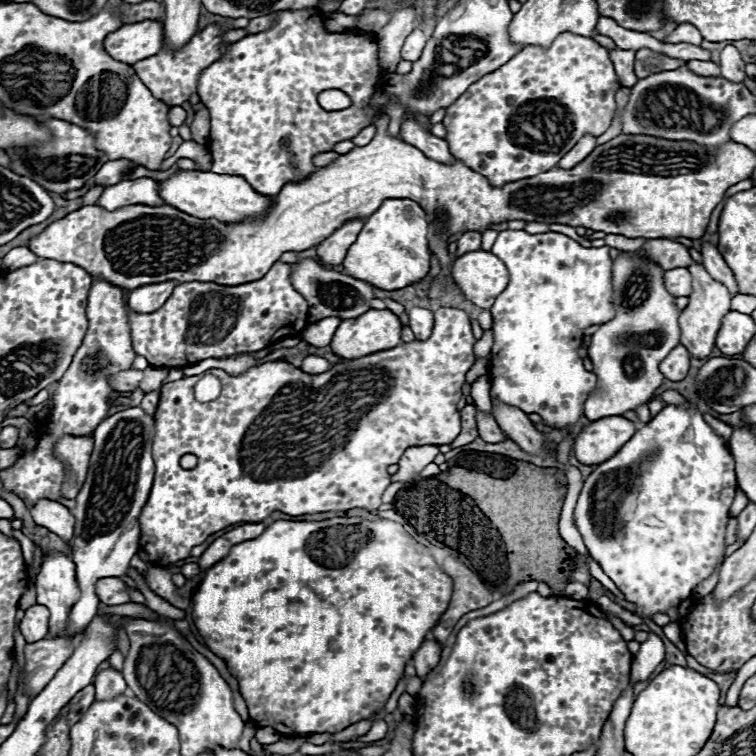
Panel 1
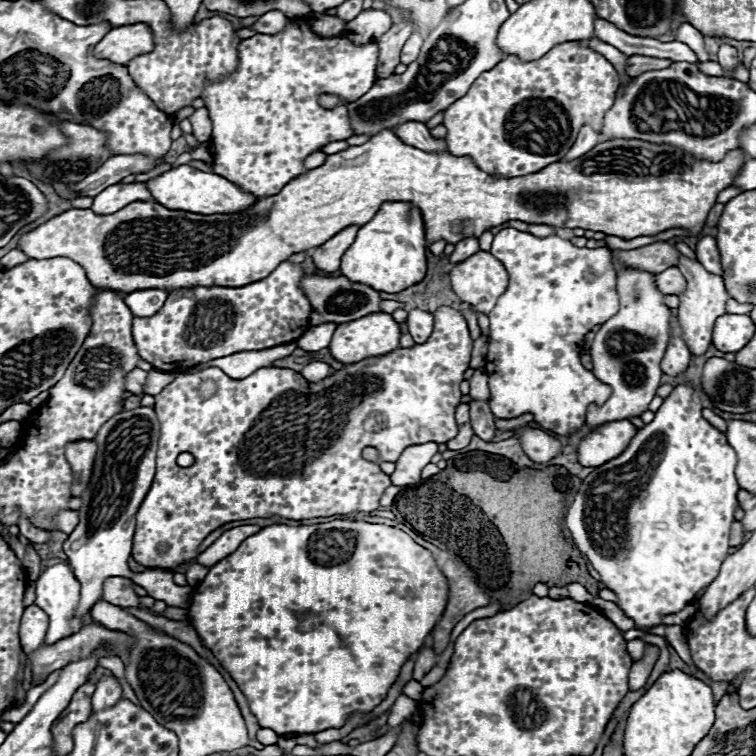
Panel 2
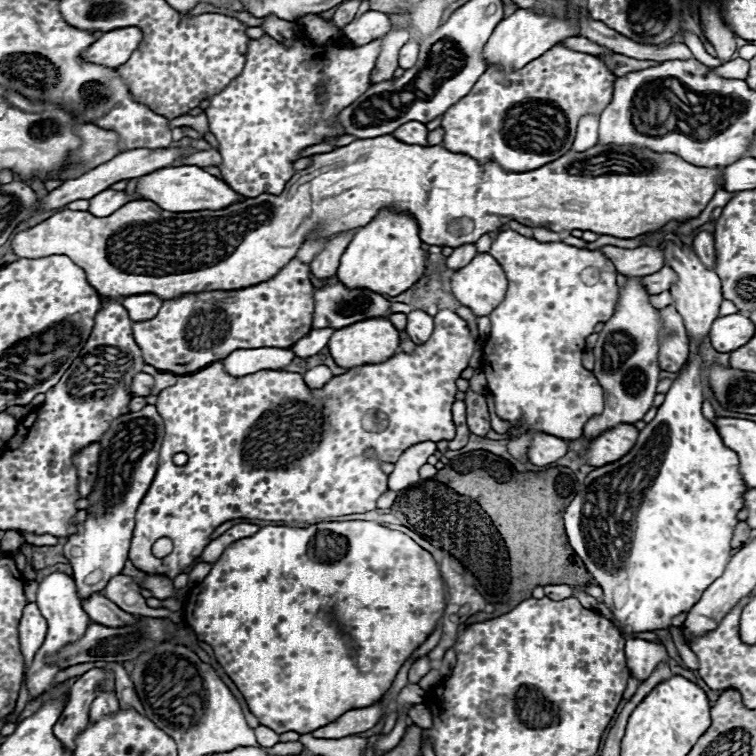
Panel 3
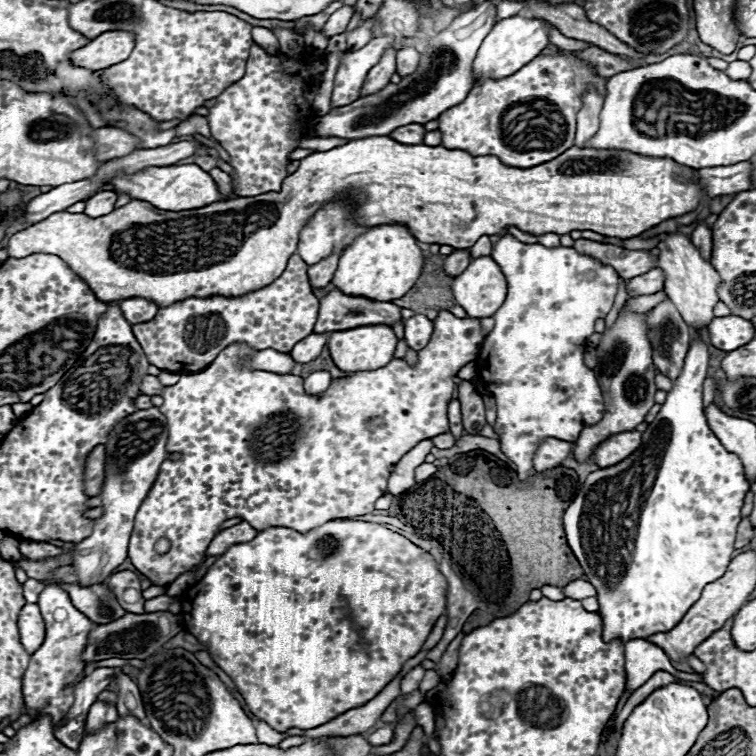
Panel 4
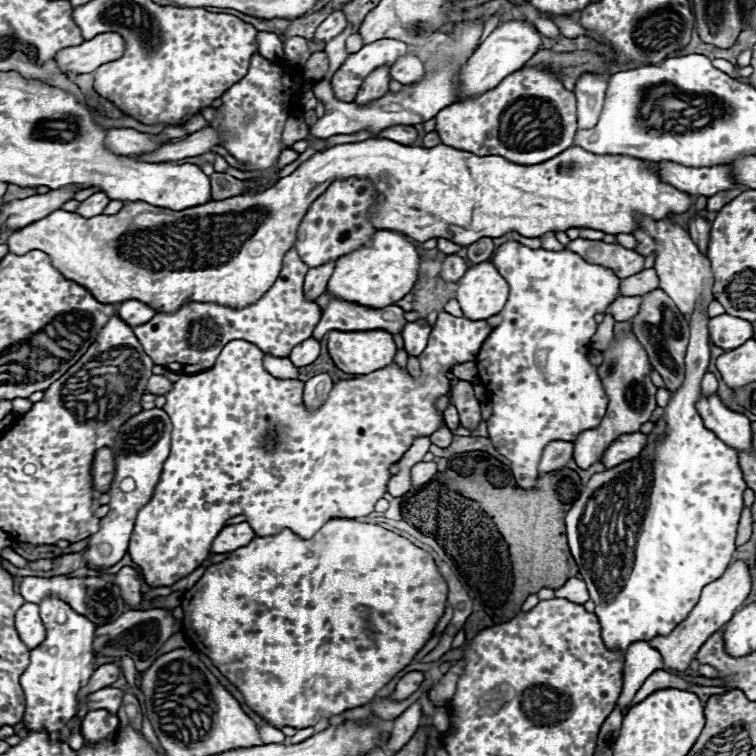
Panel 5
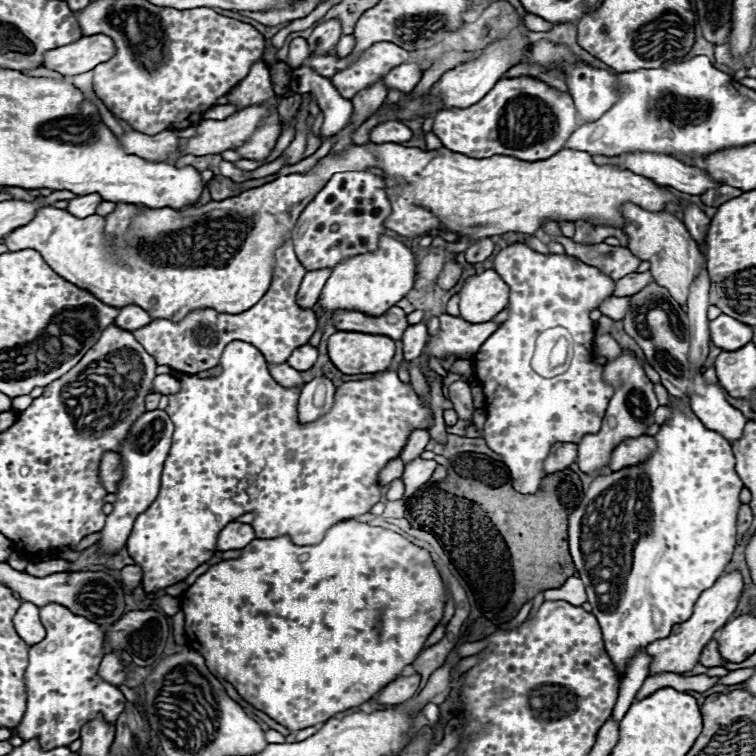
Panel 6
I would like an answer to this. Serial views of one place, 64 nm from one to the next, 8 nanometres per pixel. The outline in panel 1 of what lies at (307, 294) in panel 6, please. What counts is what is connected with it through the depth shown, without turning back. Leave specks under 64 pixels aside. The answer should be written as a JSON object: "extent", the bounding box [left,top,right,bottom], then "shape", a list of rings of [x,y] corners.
{"extent":[318,218,364,266],"shape":[[[352,218],[344,222],[338,230],[334,230],[322,244],[318,244],[318,258],[326,266],[338,266],[344,262],[348,248],[356,242],[358,230],[362,230],[364,220],[362,218]]]}

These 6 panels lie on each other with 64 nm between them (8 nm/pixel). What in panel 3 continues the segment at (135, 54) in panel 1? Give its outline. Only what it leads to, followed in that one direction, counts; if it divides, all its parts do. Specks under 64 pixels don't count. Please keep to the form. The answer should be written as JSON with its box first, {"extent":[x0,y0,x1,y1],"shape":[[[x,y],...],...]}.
{"extent":[82,26,144,66],"shape":[[[138,26],[128,28],[116,28],[110,32],[104,32],[86,52],[82,52],[82,58],[86,62],[98,62],[104,66],[122,66],[134,50],[142,44],[144,34]]]}

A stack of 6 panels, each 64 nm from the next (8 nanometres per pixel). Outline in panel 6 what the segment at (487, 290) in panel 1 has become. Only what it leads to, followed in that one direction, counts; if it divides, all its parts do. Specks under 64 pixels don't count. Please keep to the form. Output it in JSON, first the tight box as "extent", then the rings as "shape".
{"extent":[460,270,508,324],"shape":[[[496,270],[468,276],[460,290],[460,316],[472,324],[490,322],[508,304],[508,286]]]}

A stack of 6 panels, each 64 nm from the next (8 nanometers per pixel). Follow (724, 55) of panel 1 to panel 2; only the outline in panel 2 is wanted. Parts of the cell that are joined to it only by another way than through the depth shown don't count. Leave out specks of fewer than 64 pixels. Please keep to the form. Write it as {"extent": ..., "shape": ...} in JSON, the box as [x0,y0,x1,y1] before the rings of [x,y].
{"extent":[718,44,740,72],"shape":[[[722,44],[720,50],[718,50],[718,64],[728,72],[728,70],[734,70],[738,64],[740,64],[740,58],[738,58],[738,52],[734,46],[730,44]]]}

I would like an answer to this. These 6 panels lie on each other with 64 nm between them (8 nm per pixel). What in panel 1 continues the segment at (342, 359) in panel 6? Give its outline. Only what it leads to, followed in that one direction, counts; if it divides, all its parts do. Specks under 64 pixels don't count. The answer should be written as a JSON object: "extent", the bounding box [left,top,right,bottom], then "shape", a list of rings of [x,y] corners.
{"extent":[332,310,400,358],"shape":[[[368,310],[358,318],[342,320],[334,338],[332,352],[340,358],[360,358],[378,350],[398,346],[400,320],[392,310]]]}

